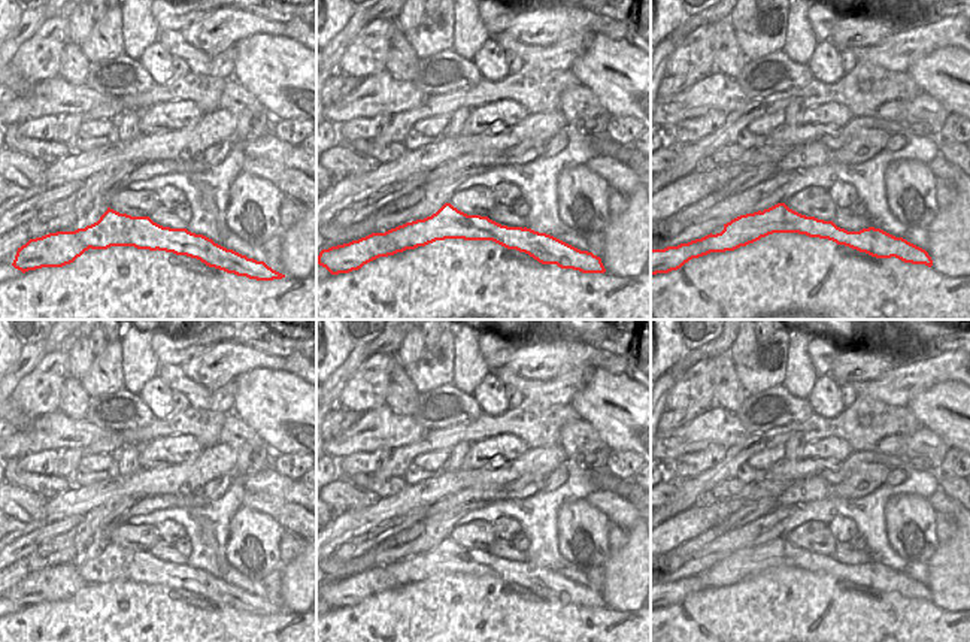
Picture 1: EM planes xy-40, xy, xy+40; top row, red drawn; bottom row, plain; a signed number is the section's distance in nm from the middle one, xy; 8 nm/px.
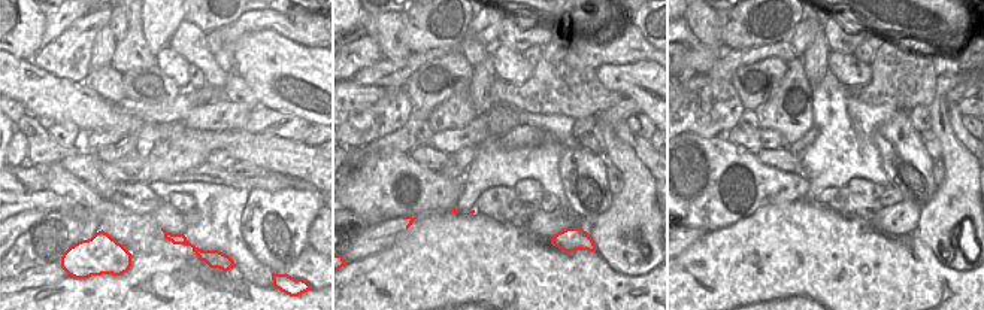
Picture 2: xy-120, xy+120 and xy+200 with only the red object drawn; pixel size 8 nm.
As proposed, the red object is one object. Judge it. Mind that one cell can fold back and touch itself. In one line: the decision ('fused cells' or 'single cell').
fused cells

